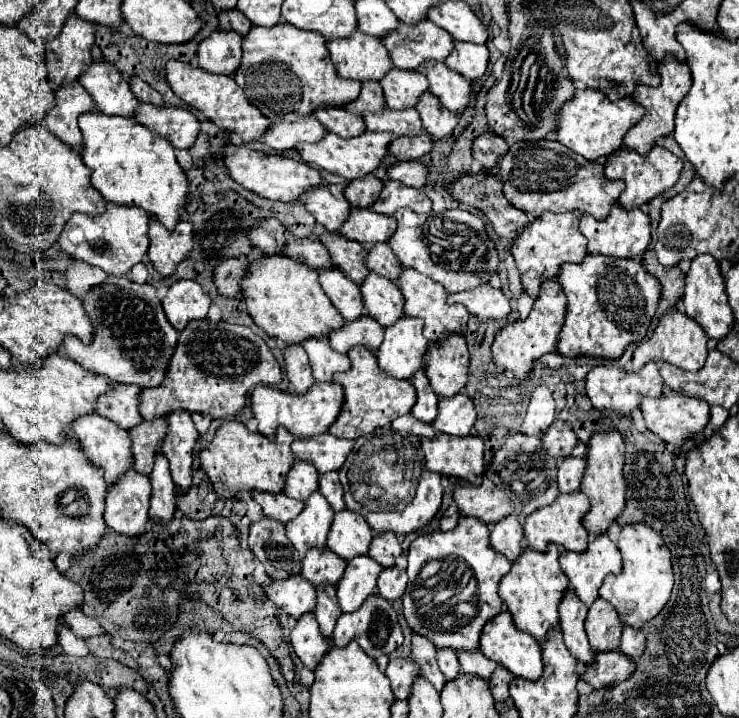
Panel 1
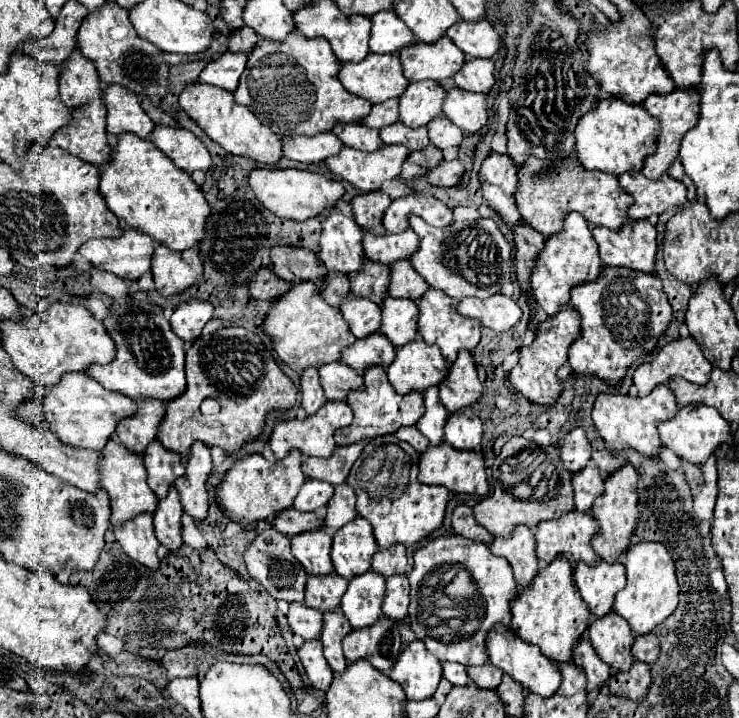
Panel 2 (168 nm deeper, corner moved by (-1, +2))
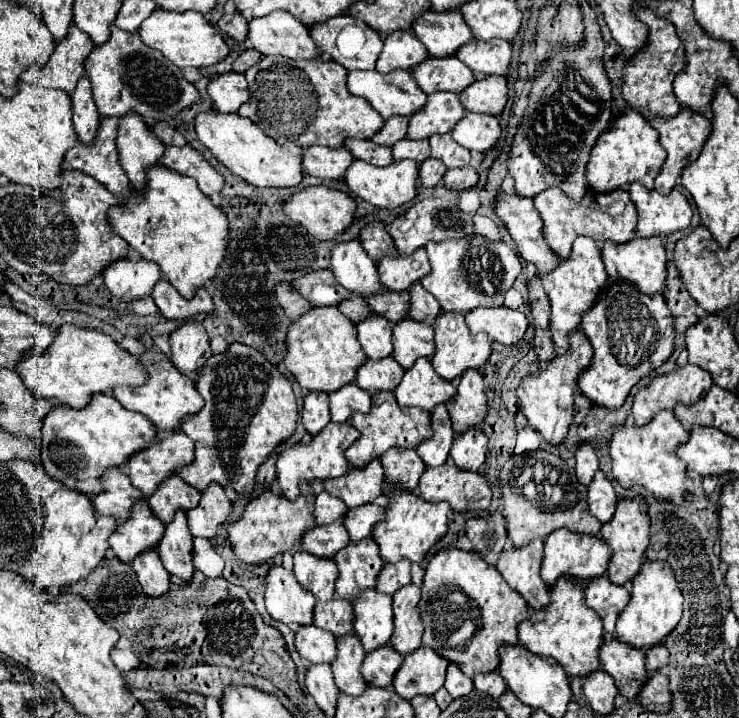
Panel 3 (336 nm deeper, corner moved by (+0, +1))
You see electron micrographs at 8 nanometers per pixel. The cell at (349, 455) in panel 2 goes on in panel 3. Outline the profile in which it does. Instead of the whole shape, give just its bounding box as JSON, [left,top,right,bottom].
[324,459,384,507]

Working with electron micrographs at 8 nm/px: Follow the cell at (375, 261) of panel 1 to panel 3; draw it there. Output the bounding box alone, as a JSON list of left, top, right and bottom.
[408,283,440,325]

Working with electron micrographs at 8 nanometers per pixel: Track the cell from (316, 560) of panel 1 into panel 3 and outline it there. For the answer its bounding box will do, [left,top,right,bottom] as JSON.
[314,597,352,637]

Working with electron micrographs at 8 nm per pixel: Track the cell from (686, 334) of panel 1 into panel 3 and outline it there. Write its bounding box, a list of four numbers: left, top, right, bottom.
[632,363,712,425]

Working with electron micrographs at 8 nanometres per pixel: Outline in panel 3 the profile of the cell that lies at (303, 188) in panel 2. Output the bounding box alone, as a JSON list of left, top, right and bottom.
[282,185,356,241]

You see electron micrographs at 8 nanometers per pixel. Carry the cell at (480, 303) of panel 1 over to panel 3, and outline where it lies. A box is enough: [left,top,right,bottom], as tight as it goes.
[466,307,528,345]

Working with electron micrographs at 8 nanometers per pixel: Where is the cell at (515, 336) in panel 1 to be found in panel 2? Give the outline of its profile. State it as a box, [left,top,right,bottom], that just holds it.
[509,306,581,408]

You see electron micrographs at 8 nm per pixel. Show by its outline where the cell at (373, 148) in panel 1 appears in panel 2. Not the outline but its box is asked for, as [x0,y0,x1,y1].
[325,146,409,192]

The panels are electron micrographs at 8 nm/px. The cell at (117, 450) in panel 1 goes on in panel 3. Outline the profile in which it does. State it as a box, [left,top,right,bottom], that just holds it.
[108,497,164,563]

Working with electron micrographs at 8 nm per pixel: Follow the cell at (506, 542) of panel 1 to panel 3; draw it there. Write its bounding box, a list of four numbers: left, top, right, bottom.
[496,539,548,609]

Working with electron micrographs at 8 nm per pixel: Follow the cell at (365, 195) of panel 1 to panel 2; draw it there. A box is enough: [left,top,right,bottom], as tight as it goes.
[353,192,391,234]

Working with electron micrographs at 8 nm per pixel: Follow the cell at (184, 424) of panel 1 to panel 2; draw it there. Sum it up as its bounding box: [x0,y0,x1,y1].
[175,442,211,522]

